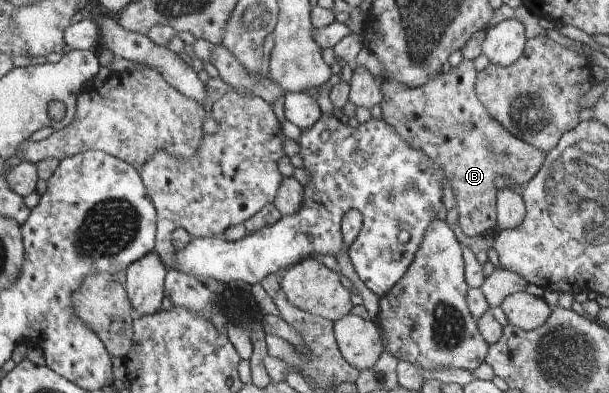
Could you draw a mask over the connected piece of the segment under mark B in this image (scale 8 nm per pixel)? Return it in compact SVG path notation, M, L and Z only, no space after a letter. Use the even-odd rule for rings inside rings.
M467 58L445 73L439 73L427 84L415 88L384 78L384 100L380 103L383 119L393 125L409 145L439 161L445 167L445 173L449 173L449 183L459 211L458 225L467 238L483 233L489 235L489 231L495 229L495 199L499 195L495 179L499 179L499 175L507 175L511 186L526 184L547 159L543 150L510 134L501 122L492 117L477 97L477 79L479 71L475 62Z

